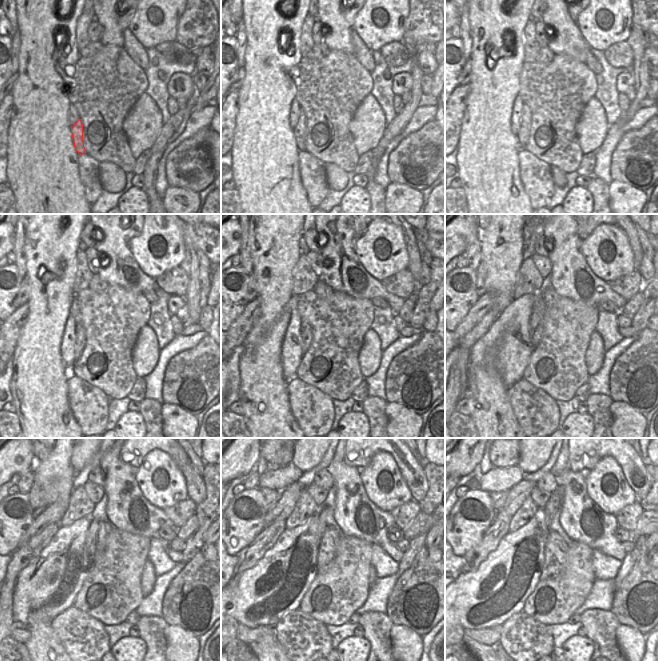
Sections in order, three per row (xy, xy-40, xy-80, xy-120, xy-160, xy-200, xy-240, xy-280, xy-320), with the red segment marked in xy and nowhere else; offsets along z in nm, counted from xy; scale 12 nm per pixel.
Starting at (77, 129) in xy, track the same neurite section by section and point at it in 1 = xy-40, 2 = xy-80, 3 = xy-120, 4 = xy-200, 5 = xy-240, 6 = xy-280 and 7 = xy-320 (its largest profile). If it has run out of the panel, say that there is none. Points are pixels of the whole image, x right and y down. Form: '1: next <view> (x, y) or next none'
1: next xy-40 (300, 131)
2: next xy-80 (524, 133)
3: next xy-120 (80, 335)
4: next xy-200 (538, 309)
5: next xy-240 (99, 513)
6: next xy-280 (326, 511)
7: next xy-320 (552, 509)

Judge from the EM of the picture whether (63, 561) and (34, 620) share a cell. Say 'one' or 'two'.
two

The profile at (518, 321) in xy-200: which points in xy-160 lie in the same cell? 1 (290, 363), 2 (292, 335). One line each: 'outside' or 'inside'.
1: inside
2: inside

